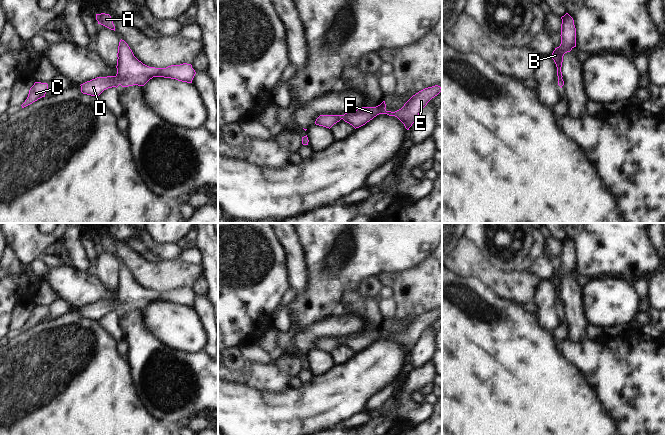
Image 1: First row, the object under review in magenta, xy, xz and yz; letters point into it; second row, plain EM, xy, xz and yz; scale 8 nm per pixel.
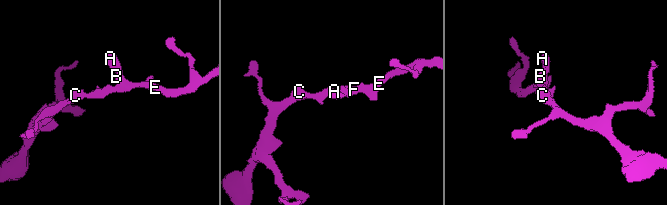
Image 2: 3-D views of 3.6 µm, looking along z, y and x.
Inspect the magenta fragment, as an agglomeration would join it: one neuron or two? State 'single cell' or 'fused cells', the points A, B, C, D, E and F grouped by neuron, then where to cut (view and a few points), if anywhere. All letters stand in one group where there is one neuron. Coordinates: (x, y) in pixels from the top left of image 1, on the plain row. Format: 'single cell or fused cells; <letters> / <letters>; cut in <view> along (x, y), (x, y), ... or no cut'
single cell; A B C D E F; no cut

